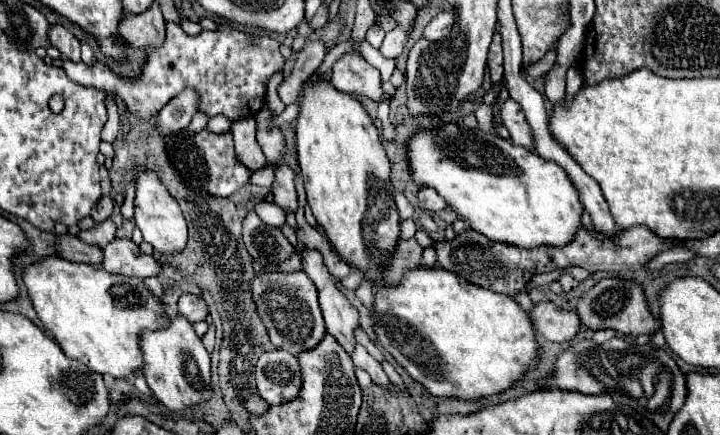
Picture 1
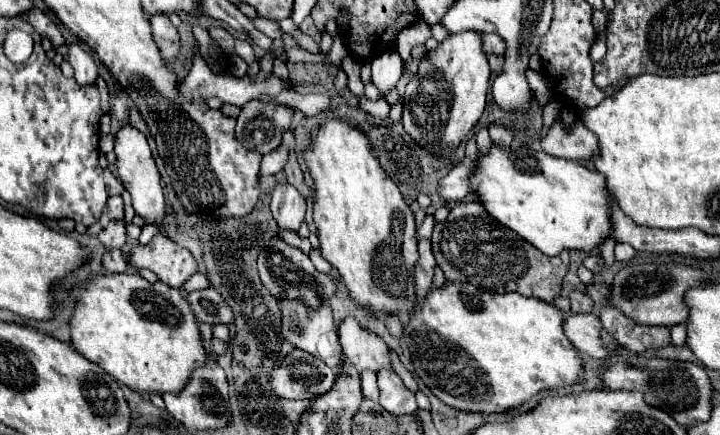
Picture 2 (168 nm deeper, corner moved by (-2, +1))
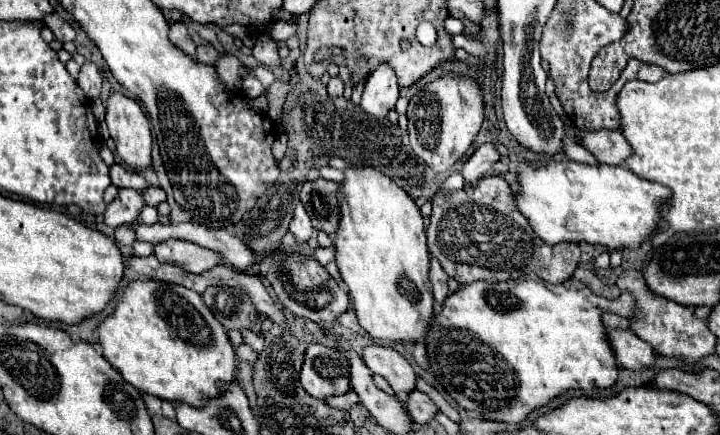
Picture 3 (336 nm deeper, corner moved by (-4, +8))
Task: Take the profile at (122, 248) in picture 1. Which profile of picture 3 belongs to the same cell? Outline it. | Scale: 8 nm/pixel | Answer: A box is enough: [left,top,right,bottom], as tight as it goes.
[155,240,223,274]

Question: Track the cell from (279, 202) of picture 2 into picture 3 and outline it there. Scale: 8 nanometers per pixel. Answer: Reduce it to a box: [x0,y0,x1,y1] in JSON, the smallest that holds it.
[289,204,313,244]

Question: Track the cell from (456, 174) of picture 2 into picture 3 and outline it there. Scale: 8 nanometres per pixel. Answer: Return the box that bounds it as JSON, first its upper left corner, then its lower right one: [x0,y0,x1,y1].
[461,144,499,184]

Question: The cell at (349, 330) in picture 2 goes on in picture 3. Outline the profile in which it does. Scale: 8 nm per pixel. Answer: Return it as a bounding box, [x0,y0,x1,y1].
[363,346,417,402]

